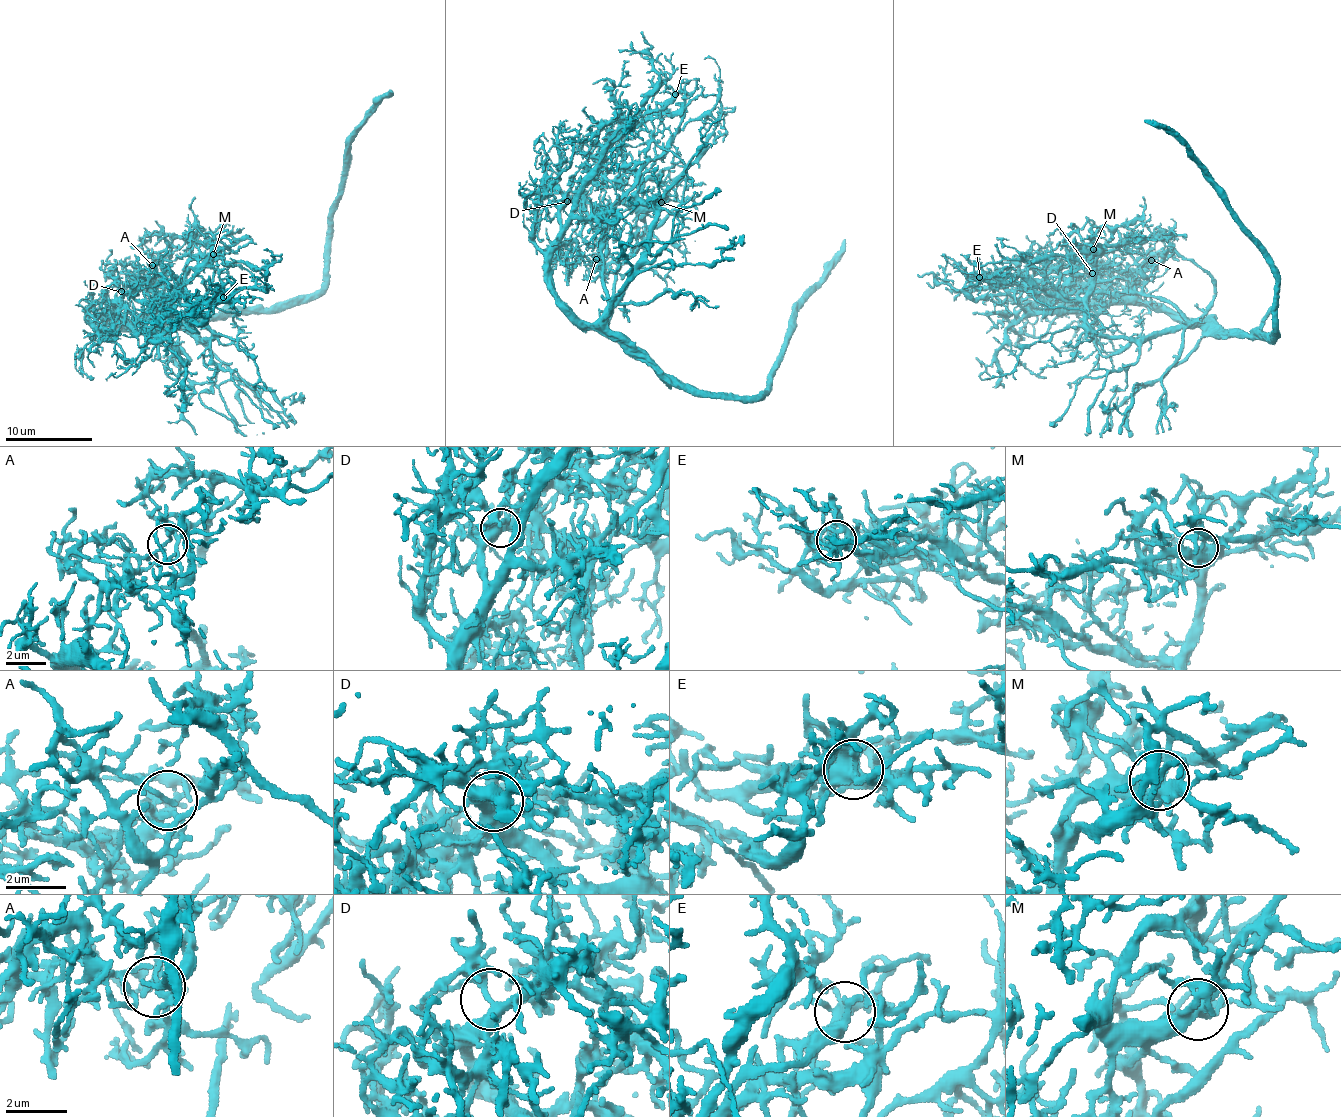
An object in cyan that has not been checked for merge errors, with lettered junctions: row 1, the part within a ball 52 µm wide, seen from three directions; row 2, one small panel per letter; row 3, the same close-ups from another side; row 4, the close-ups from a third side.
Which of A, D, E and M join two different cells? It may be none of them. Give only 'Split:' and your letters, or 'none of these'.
Split: none of these

